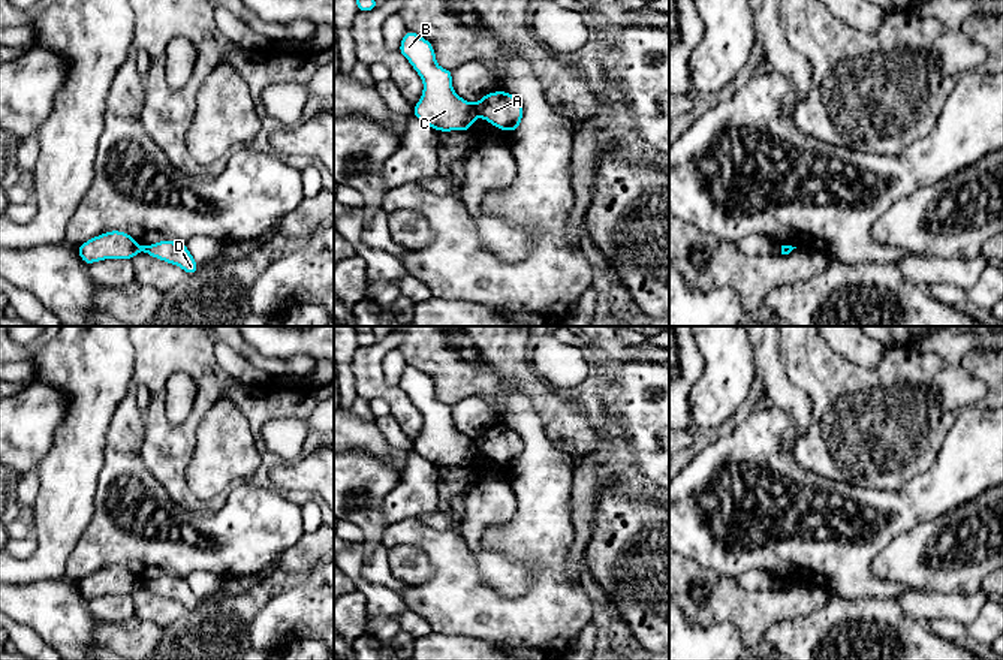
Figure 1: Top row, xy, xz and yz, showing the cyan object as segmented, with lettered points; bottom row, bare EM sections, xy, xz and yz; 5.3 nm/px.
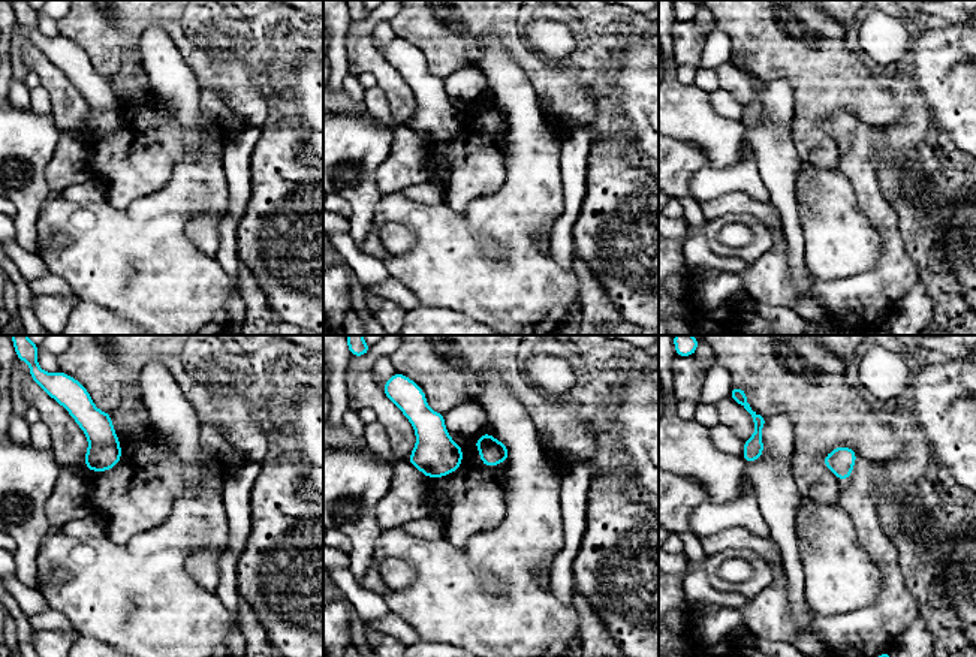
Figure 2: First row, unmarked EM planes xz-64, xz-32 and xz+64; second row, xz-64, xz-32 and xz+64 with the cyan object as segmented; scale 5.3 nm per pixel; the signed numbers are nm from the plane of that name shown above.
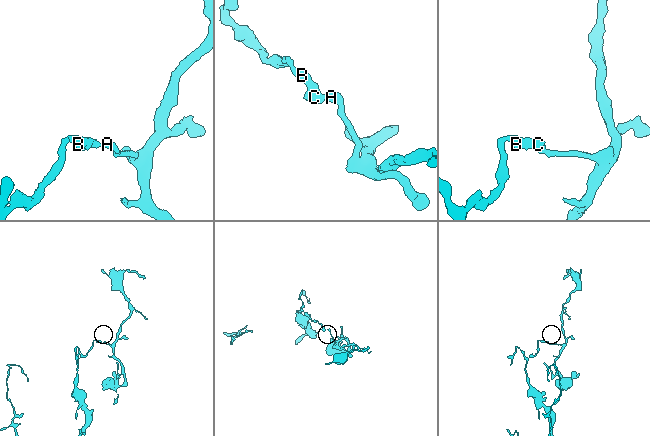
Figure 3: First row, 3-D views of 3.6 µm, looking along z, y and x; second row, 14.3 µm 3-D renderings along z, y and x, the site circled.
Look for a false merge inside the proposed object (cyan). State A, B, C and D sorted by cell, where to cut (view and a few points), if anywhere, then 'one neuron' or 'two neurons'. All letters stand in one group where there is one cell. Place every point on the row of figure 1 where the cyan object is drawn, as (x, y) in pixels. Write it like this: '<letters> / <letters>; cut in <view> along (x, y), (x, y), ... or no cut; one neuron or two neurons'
A D / B C; cut in xz along (475, 104), (476, 114); two neurons

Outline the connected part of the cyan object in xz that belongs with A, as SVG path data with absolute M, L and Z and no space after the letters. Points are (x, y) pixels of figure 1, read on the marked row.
M494 91L476 103L476 115L500 130L515 132L522 120L524 108L510 93Z

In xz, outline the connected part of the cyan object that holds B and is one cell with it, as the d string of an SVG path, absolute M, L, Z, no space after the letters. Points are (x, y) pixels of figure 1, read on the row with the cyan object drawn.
M407 30L401 43L403 54L424 82L424 91L412 117L436 132L467 132L476 120L476 103L461 99L452 88L452 70L436 63L434 46L422 36Z

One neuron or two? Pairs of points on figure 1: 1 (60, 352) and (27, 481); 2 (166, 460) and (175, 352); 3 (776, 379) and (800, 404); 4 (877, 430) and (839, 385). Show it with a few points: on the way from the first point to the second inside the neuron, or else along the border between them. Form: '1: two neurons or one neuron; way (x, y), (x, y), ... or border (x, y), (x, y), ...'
1: two neurons; border (36, 470), (38, 494), (32, 505)
2: one neuron; way (159, 433), (157, 379)
3: one neuron; way (780, 385), (794, 398)
4: one neuron; way (867, 419), (845, 395)

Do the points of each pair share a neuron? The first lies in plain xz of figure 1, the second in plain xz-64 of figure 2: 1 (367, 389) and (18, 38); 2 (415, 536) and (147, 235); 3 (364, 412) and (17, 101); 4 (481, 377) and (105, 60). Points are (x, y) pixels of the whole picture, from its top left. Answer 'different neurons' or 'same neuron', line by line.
1: different neurons
2: same neuron
3: same neuron
4: same neuron

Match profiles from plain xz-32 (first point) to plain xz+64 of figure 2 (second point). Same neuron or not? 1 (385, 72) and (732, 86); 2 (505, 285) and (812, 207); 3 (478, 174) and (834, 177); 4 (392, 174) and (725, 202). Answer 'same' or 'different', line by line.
1: same
2: different
3: same
4: different

